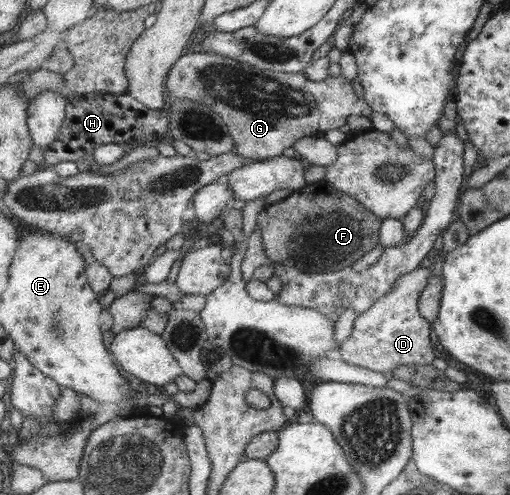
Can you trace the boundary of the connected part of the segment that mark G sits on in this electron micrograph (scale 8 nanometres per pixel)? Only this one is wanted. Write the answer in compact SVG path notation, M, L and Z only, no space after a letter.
M189 52L187 56L182 56L182 58L174 64L174 67L171 68L170 76L167 79L167 94L168 100L189 99L189 101L205 103L205 105L211 107L211 109L219 114L219 116L222 116L225 124L230 130L231 138L233 138L233 142L235 142L235 147L233 147L232 153L238 154L238 156L241 156L243 159L249 159L251 161L263 161L282 156L285 148L291 148L295 142L298 142L299 139L311 136L311 134L315 134L315 132L325 133L325 130L339 130L339 128L341 128L341 126L347 122L347 116L351 116L351 114L355 114L355 116L370 117L371 106L367 104L367 100L359 100L359 96L355 94L355 90L353 90L351 83L353 83L353 80L343 78L342 75L338 77L327 76L327 78L324 78L323 80L313 81L309 77L306 77L304 73L283 73L268 71L265 69L261 70L255 66L252 67L250 64L241 63L236 60L217 55L217 53Z

